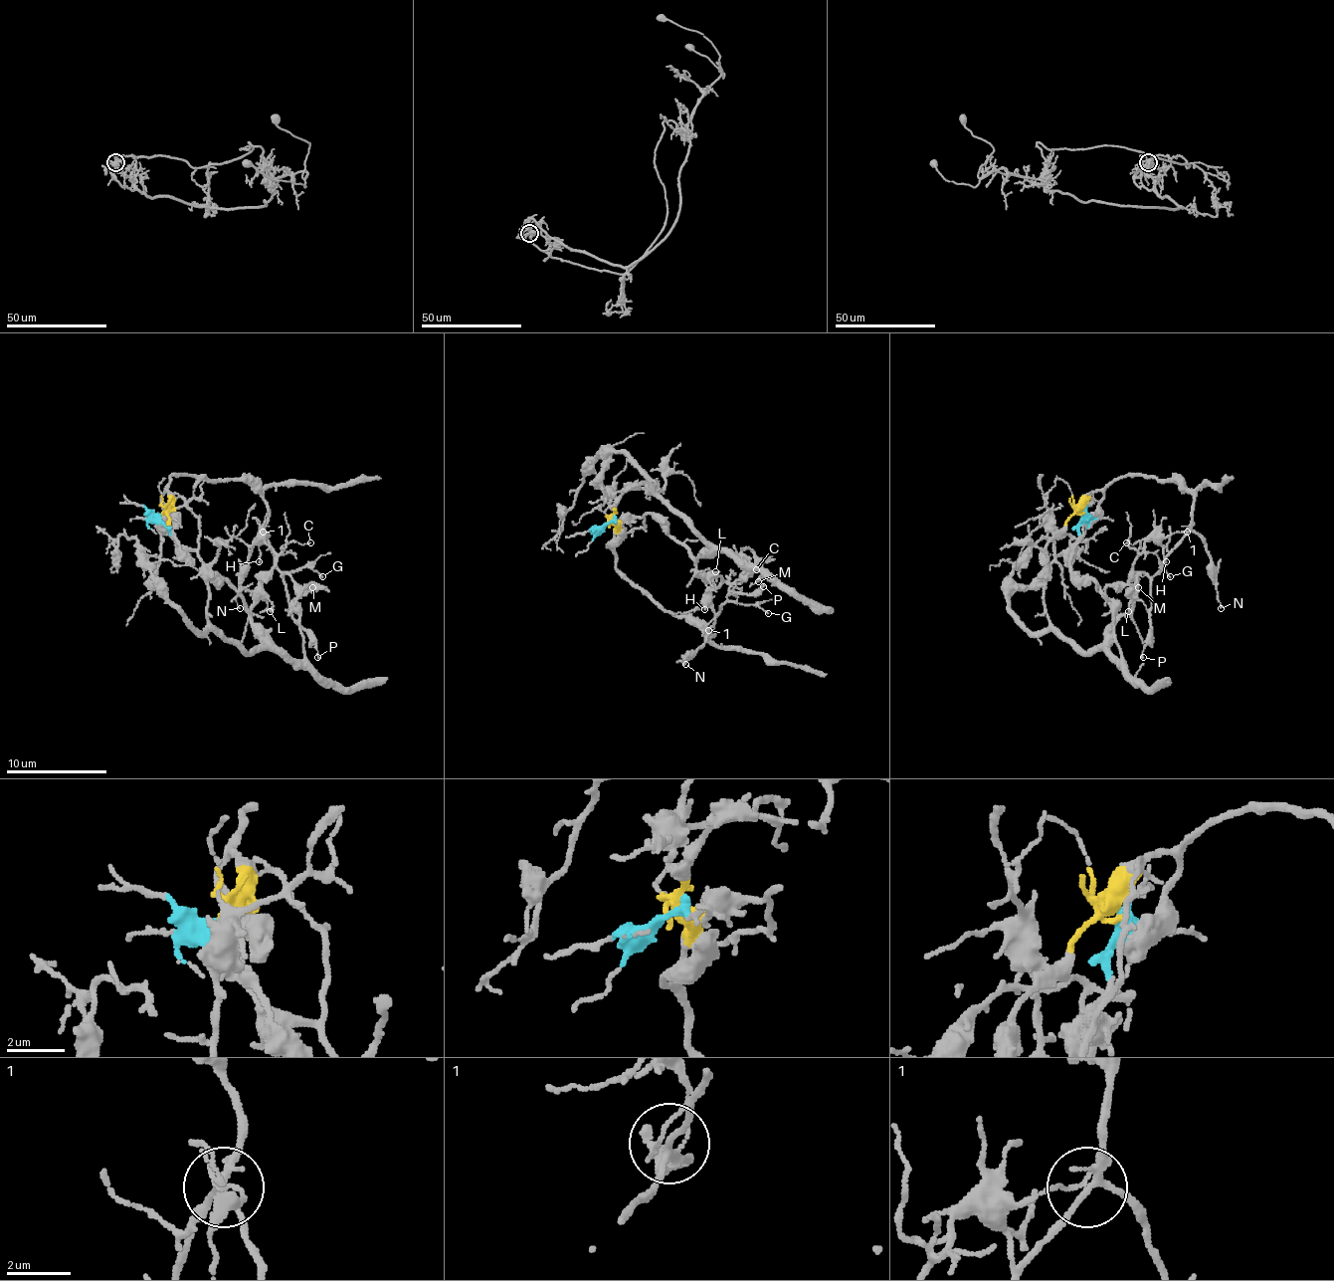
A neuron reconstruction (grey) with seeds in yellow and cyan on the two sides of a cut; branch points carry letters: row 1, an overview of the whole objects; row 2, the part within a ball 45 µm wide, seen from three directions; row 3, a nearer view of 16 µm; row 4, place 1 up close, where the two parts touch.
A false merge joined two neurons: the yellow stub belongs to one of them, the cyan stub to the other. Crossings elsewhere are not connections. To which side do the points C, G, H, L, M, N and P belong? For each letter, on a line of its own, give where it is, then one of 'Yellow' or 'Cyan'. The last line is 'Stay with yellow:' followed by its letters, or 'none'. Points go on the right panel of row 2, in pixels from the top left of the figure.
C: Place: (1126, 542). Cyan
G: Place: (1170, 576). Yellow
H: Place: (1166, 561). Cyan
L: Place: (1128, 611). Cyan
M: Place: (1138, 587). Cyan
N: Place: (1221, 608). Yellow
P: Place: (1143, 657). Yellow
Stay with yellow: G, N, P

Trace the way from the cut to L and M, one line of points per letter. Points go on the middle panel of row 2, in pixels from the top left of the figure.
L: (608, 525), (641, 520), (651, 514), (688, 551), (696, 562), (696, 569), (706, 574), (716, 572)
M: (608, 525), (651, 514), (696, 559), (723, 551), (749, 564), (741, 554), (749, 549), (761, 572), (759, 582)

